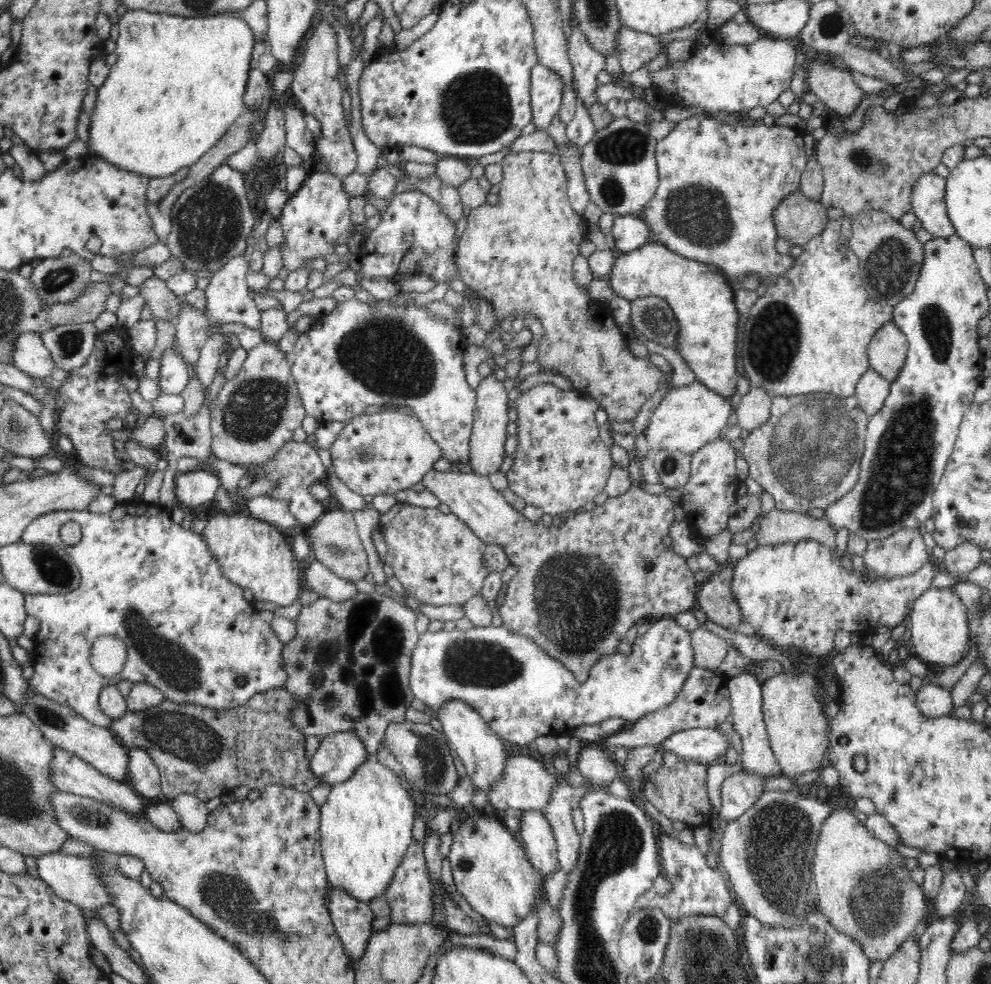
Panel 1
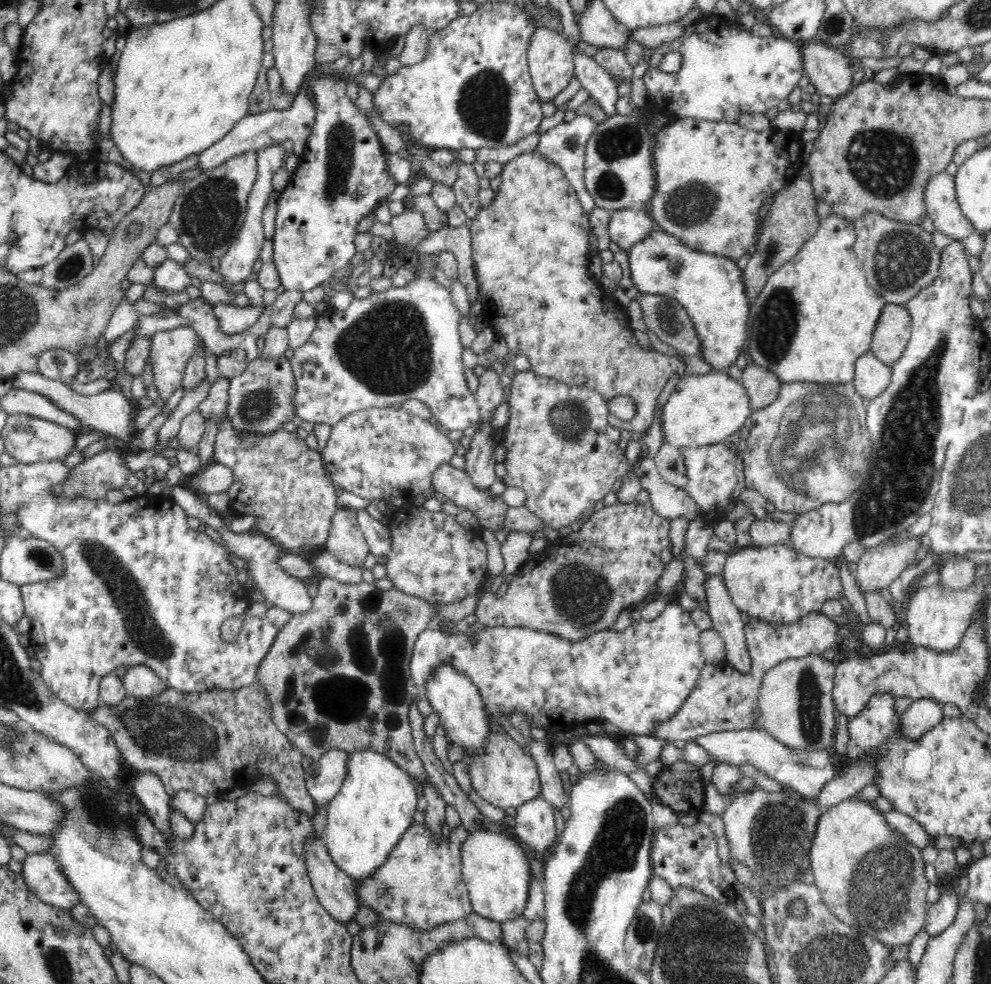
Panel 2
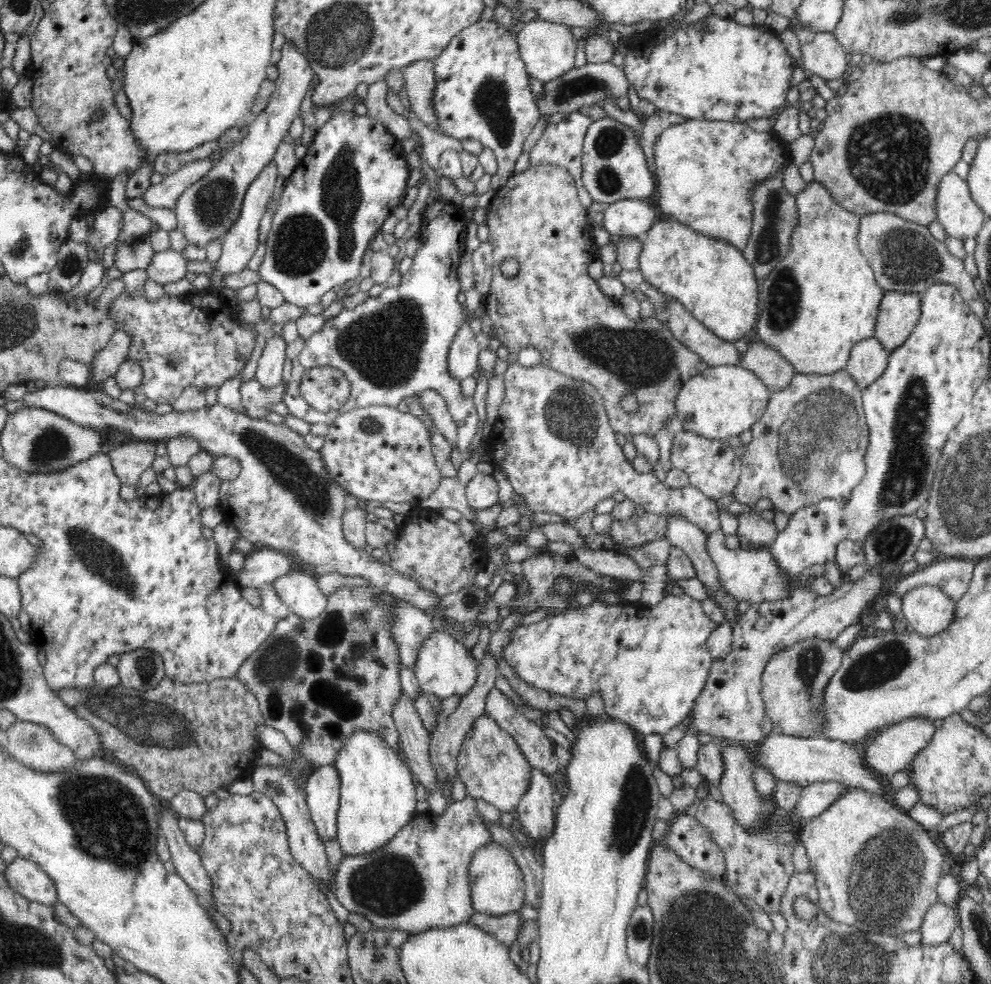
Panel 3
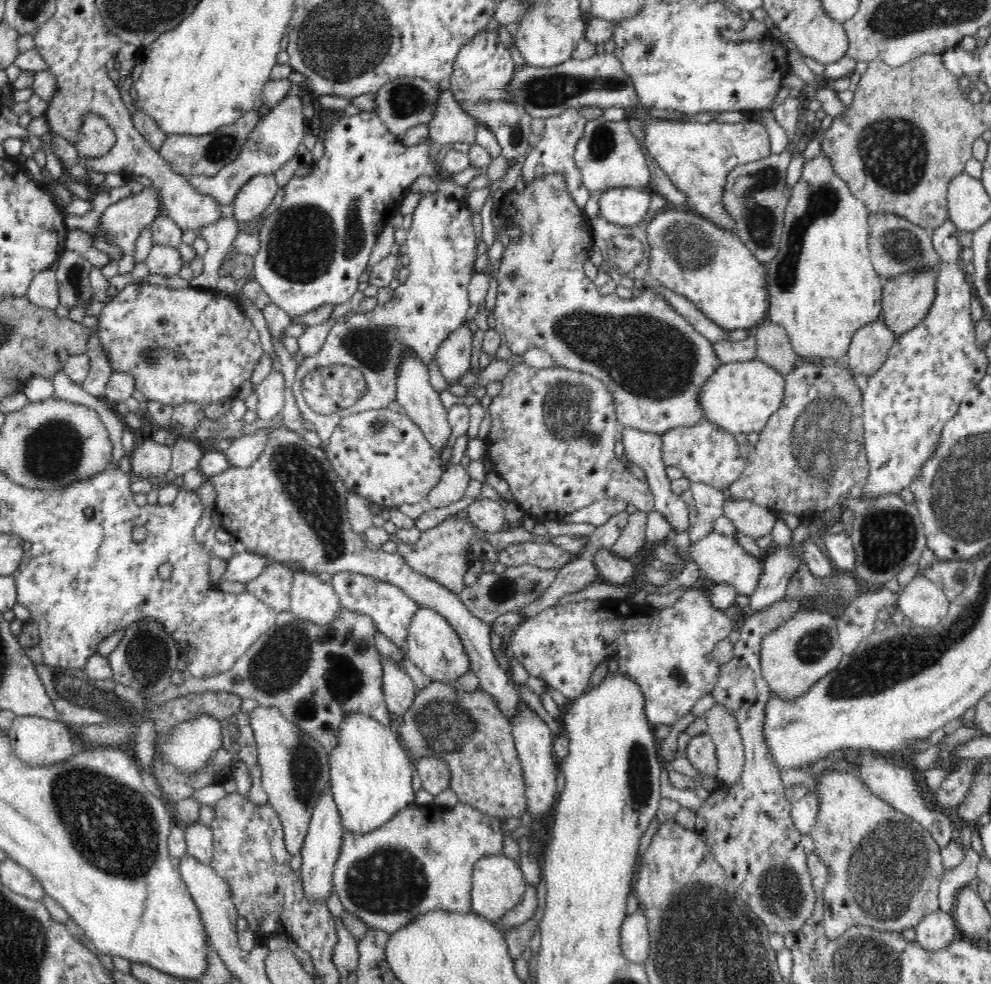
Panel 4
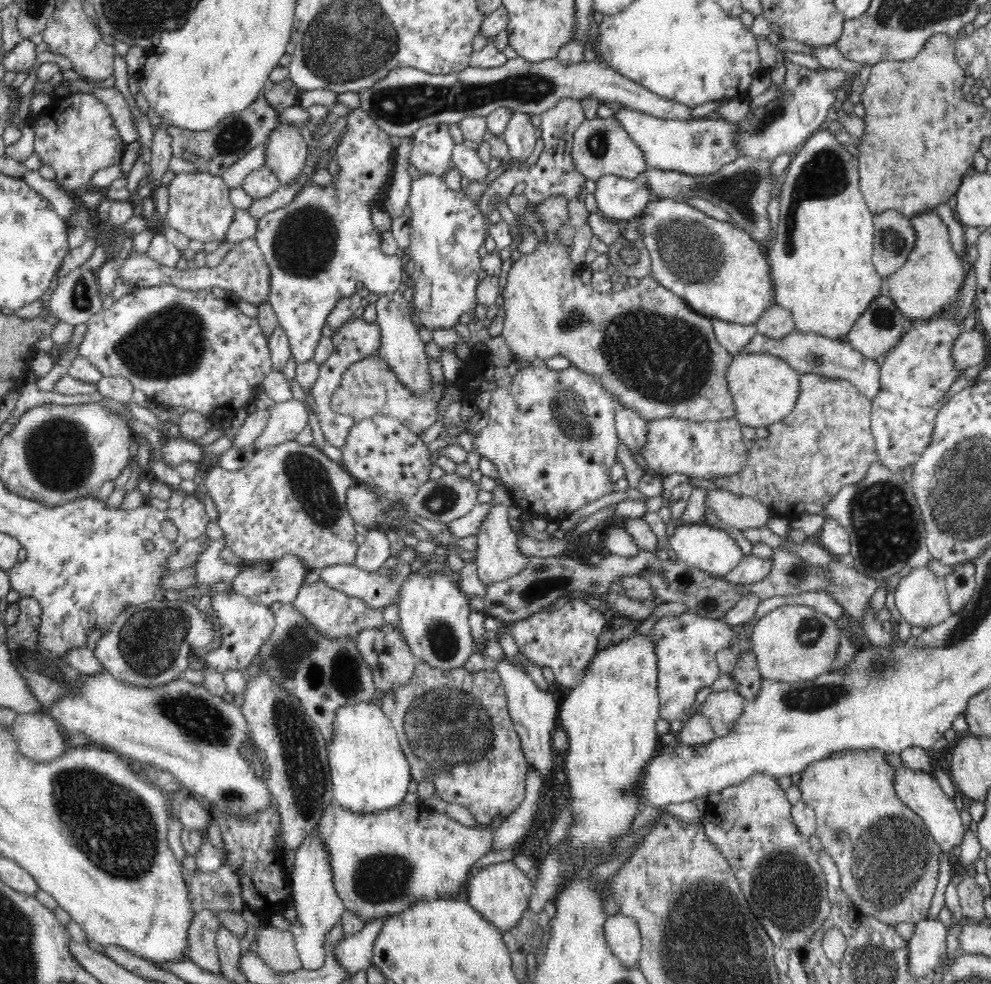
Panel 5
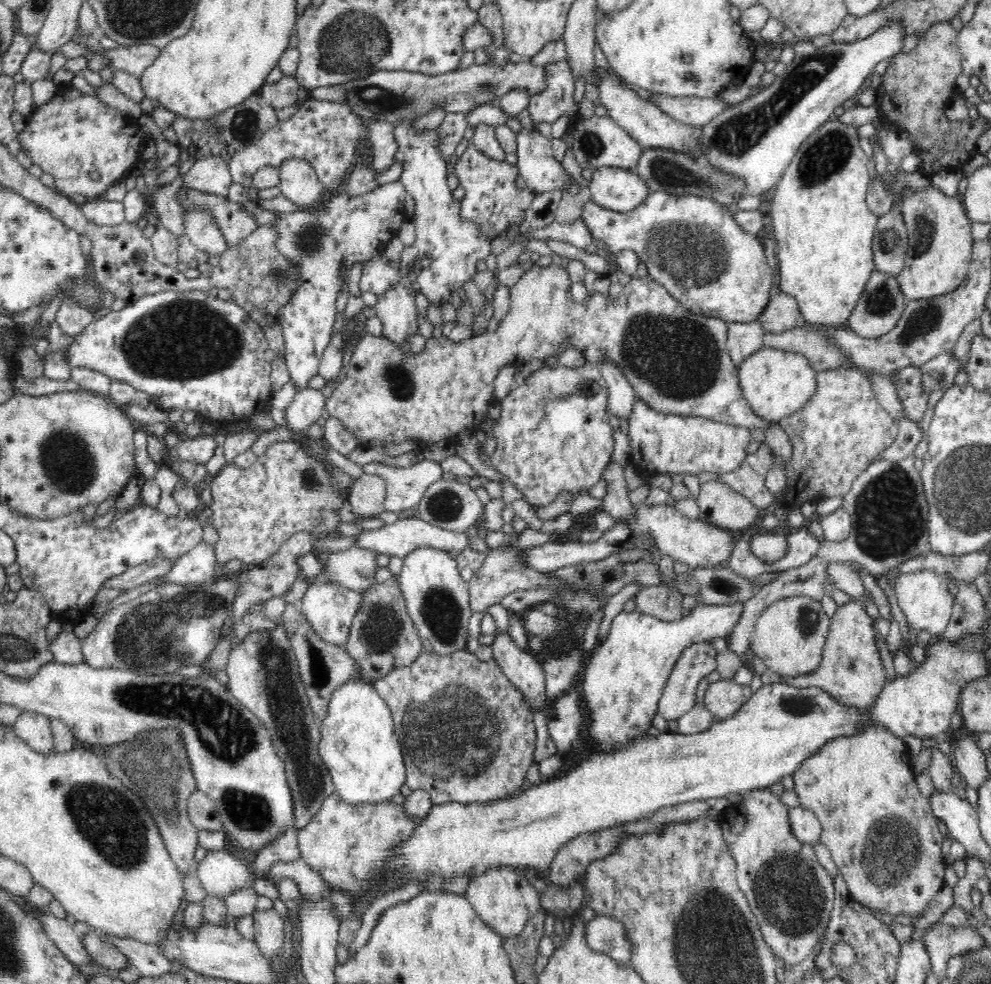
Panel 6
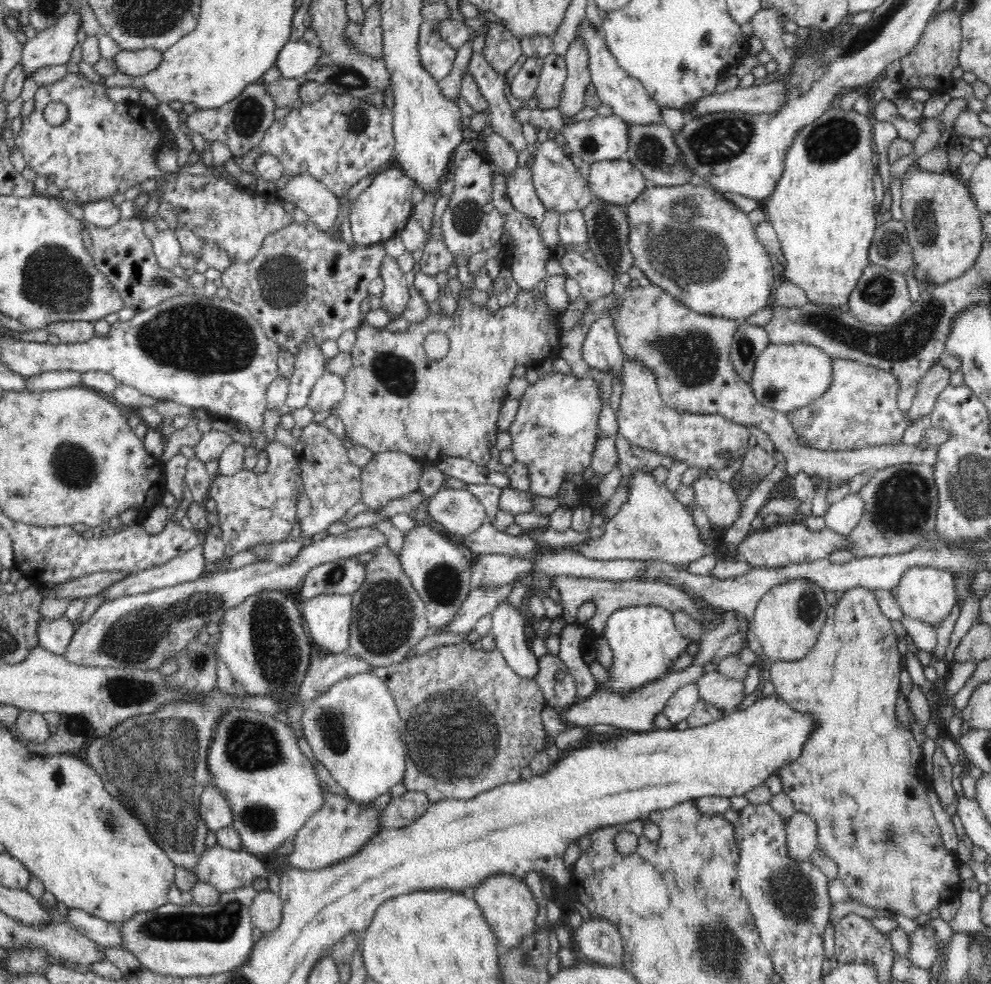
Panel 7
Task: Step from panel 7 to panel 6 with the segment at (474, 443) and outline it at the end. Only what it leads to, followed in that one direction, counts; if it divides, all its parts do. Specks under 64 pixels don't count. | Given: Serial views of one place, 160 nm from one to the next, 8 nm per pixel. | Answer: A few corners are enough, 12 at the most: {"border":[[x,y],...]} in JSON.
{"border":[[534,264],[498,330],[364,331],[325,410],[363,447],[474,435],[500,368],[570,342],[655,412],[765,431],[728,323],[656,280]]}

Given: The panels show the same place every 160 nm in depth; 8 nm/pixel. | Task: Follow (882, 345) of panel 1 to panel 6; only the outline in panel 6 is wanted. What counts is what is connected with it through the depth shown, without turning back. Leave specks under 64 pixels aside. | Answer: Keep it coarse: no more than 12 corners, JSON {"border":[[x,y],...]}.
{"border":[[936,186],[901,202],[909,300],[966,279],[972,220]]}

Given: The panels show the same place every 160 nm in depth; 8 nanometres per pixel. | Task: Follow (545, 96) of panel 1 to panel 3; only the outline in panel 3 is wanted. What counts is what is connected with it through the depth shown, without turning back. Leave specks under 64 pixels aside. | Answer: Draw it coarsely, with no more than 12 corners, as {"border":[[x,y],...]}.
{"border":[[536,18],[518,28],[528,75],[546,84],[574,68],[570,27]]}

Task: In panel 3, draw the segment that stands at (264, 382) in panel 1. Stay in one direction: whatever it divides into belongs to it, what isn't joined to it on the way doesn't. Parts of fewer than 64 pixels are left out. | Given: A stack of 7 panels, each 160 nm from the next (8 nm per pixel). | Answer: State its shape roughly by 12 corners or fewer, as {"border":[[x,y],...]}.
{"border":[[255,378],[240,386],[244,414],[265,420],[268,406],[284,400],[287,388],[262,386]]}

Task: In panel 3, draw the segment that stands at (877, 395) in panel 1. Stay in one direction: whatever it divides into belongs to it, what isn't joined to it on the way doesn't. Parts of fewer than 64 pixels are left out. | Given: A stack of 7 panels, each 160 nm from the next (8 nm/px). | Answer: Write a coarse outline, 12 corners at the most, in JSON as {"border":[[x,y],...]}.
{"border":[[872,336],[852,346],[846,369],[864,390],[889,352]]}

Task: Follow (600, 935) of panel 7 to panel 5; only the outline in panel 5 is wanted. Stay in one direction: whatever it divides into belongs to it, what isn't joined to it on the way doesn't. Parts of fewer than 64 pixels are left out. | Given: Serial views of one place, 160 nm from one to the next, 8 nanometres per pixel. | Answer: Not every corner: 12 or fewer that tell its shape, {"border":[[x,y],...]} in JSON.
{"border":[[633,917],[604,921],[610,950],[626,966],[636,965],[641,934]]}

